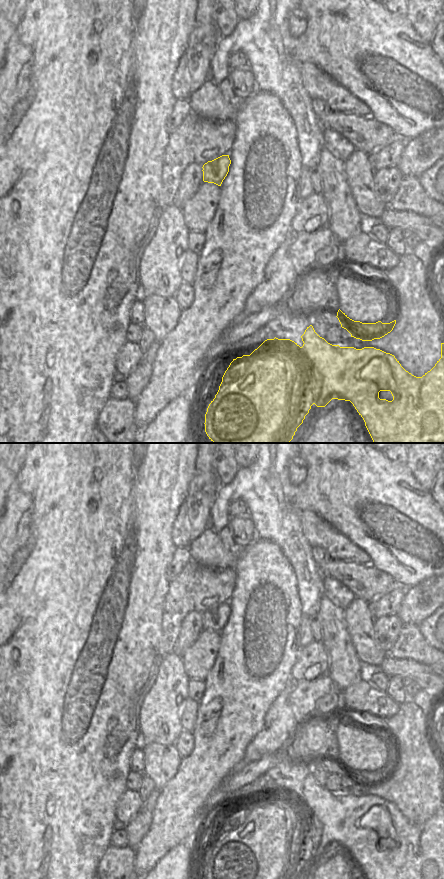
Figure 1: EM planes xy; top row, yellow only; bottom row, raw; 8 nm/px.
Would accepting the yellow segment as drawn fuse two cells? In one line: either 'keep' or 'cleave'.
cleave

